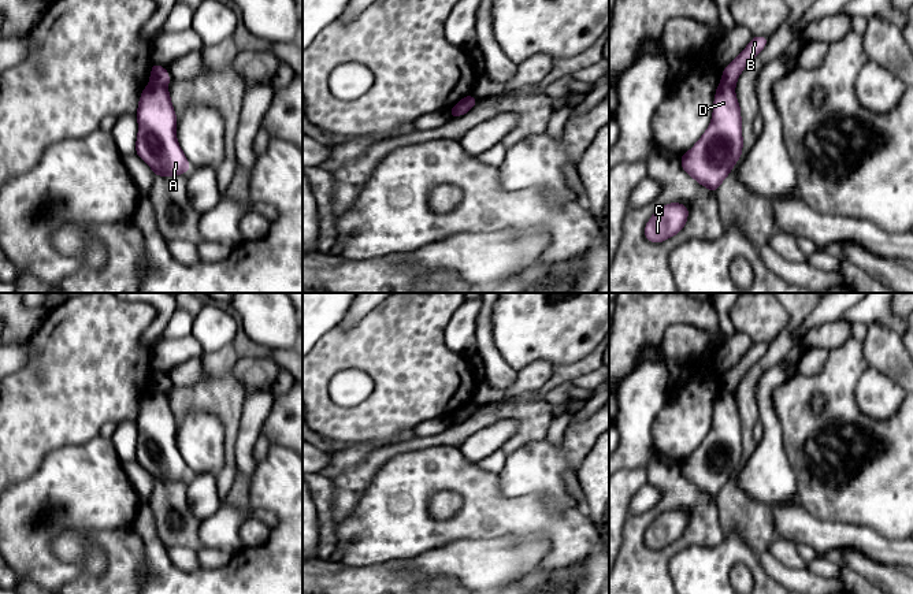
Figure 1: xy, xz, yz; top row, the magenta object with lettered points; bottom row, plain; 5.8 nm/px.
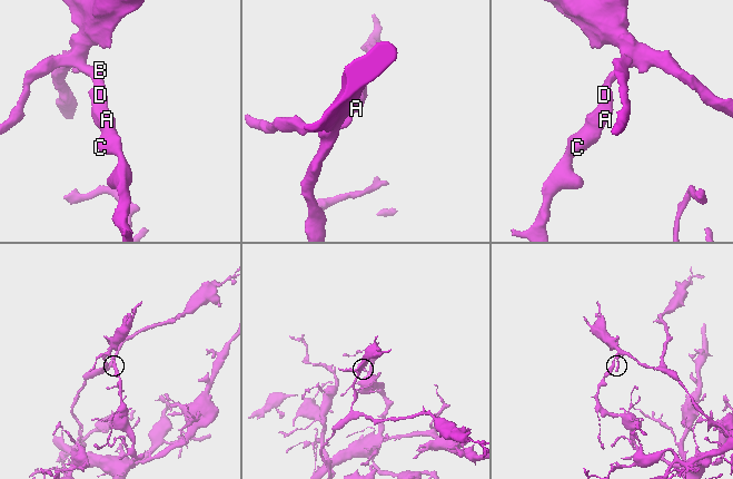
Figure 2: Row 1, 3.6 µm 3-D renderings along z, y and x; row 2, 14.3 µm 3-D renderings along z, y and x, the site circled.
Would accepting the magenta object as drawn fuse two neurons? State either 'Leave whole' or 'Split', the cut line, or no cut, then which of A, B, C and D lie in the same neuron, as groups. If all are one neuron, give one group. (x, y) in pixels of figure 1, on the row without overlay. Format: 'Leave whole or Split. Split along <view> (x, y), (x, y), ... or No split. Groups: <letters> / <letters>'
Split. Split along xy (169, 386), (149, 392). Groups: A C D / B

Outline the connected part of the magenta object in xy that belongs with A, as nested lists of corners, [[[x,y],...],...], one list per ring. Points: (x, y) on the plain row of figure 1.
[[[168,389],[145,393],[136,420],[136,460],[156,483],[177,483],[192,476],[177,448],[177,420],[168,401]]]

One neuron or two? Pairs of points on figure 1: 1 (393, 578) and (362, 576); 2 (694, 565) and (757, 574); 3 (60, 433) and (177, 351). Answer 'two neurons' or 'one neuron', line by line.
1: one neuron
2: one neuron
3: two neurons

